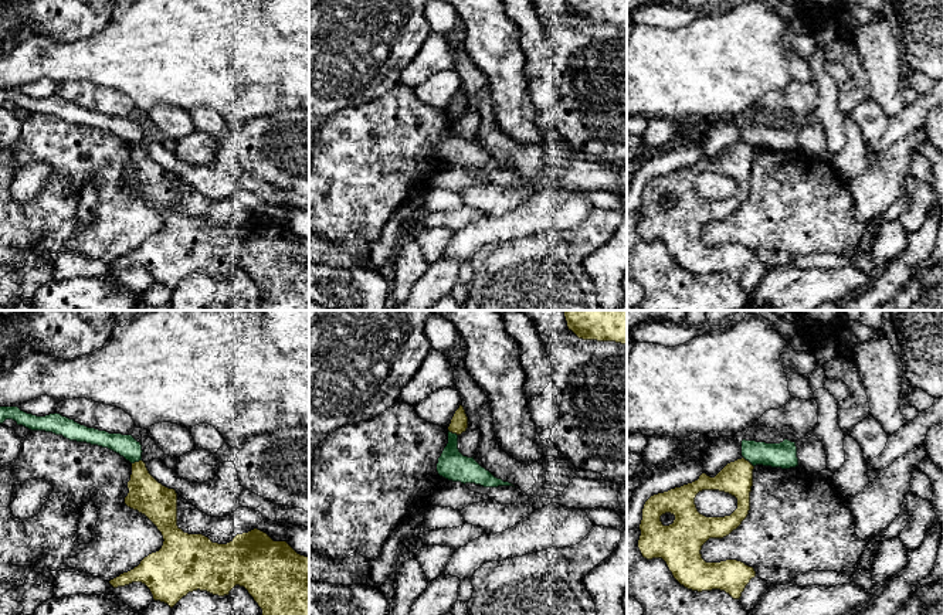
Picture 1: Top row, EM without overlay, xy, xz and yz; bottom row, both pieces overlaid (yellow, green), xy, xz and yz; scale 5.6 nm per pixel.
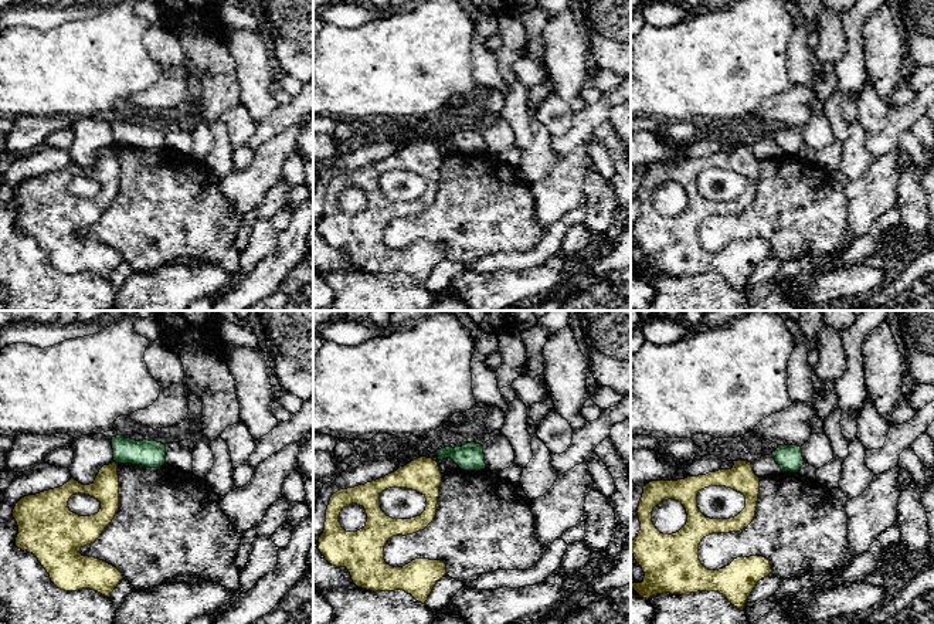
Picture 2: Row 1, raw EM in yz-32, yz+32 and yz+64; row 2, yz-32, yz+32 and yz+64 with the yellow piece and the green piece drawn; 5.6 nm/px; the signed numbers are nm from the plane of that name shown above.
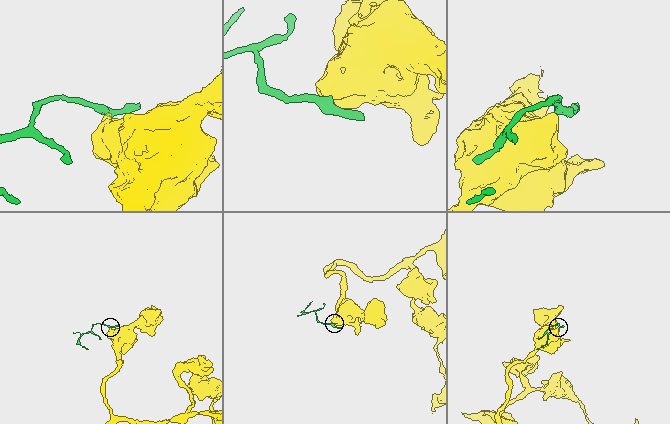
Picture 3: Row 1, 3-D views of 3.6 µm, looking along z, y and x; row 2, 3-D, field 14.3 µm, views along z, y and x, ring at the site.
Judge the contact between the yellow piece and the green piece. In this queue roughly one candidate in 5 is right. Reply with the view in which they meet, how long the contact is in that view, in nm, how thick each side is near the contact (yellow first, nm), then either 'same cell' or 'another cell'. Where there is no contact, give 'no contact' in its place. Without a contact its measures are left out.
meets yellow in yz; contact 90 nm long; 190 nm thick on the yellow side, 150 nm on the other; another cell

